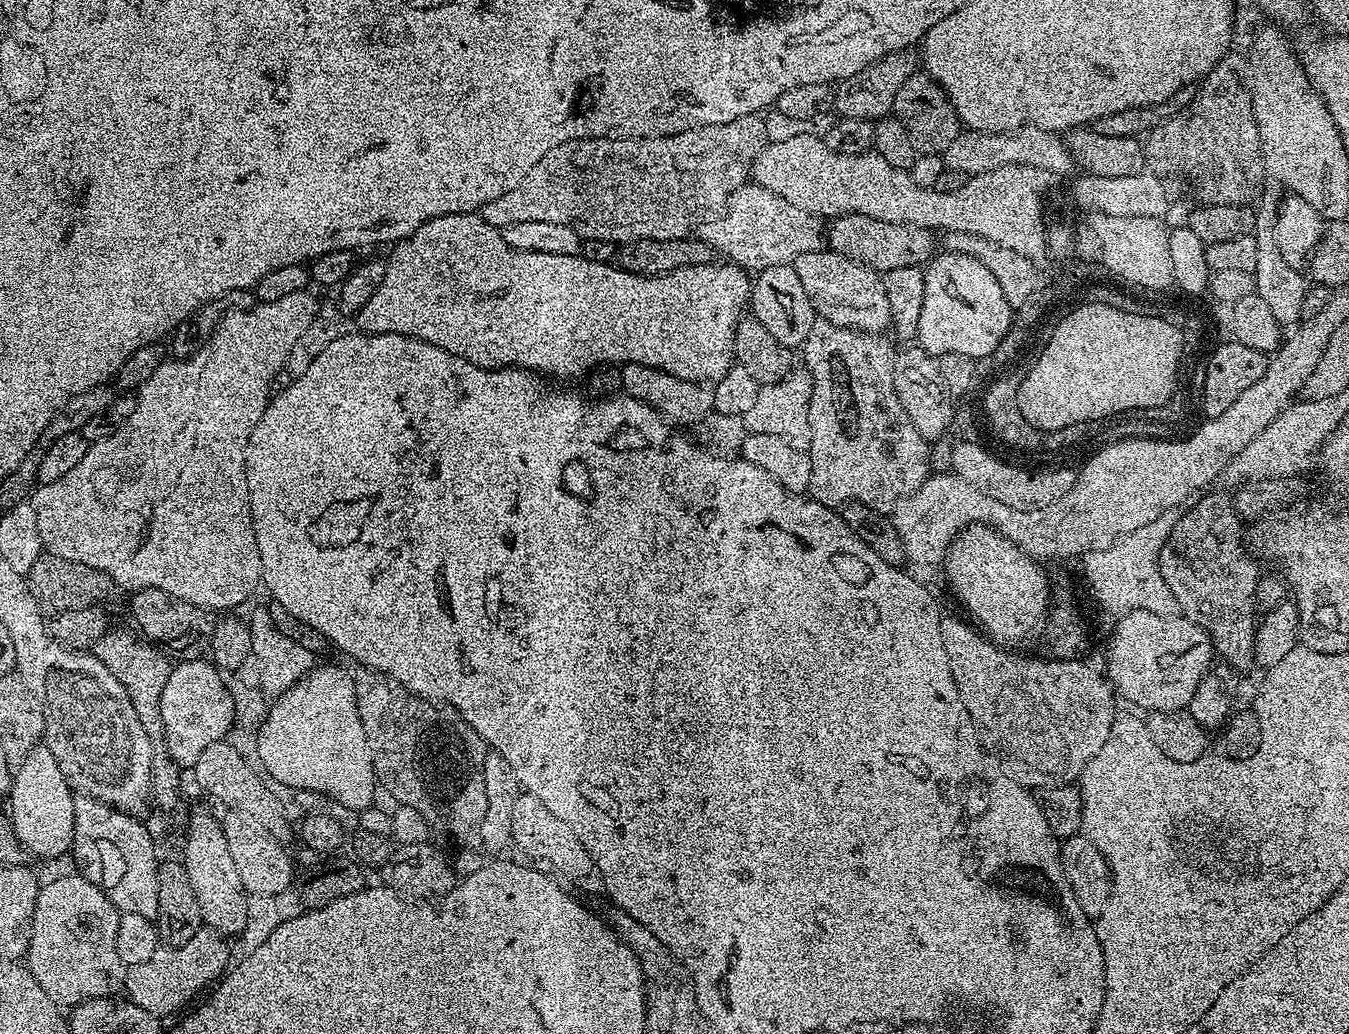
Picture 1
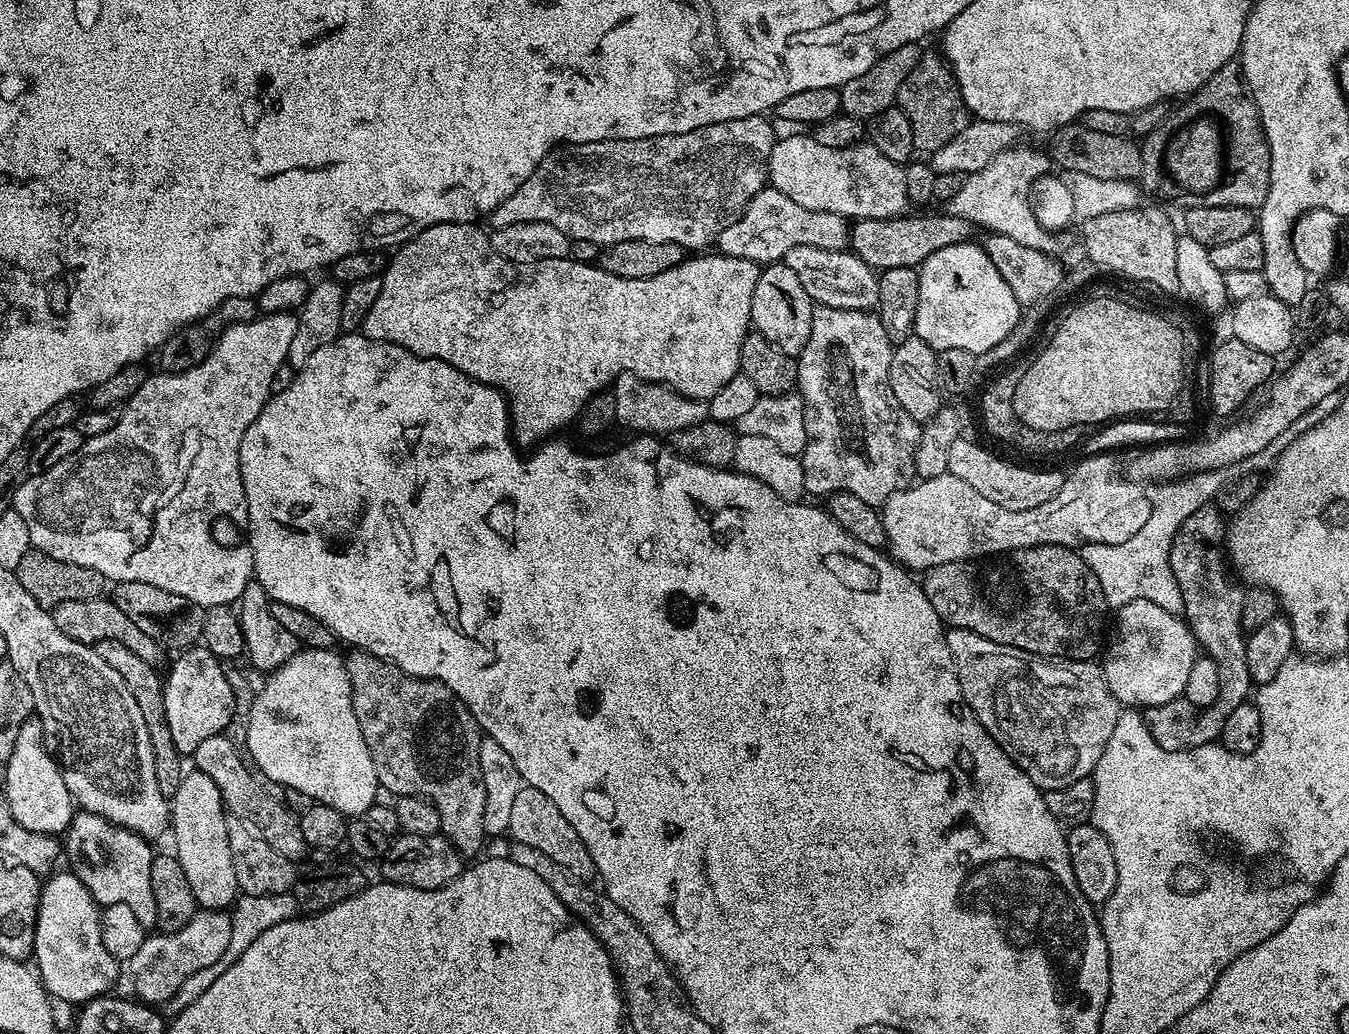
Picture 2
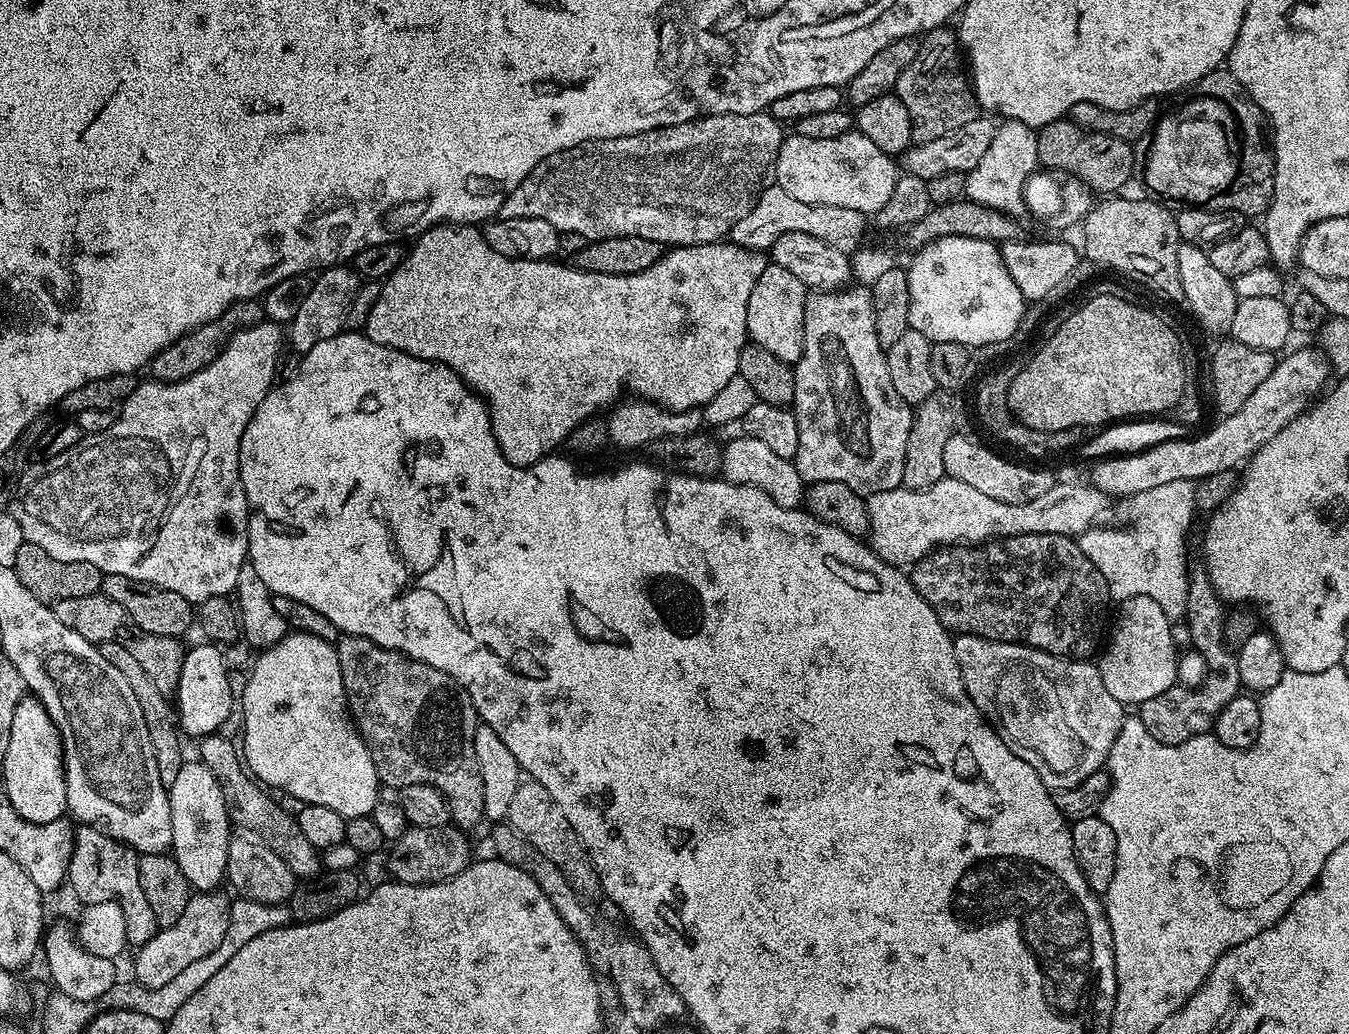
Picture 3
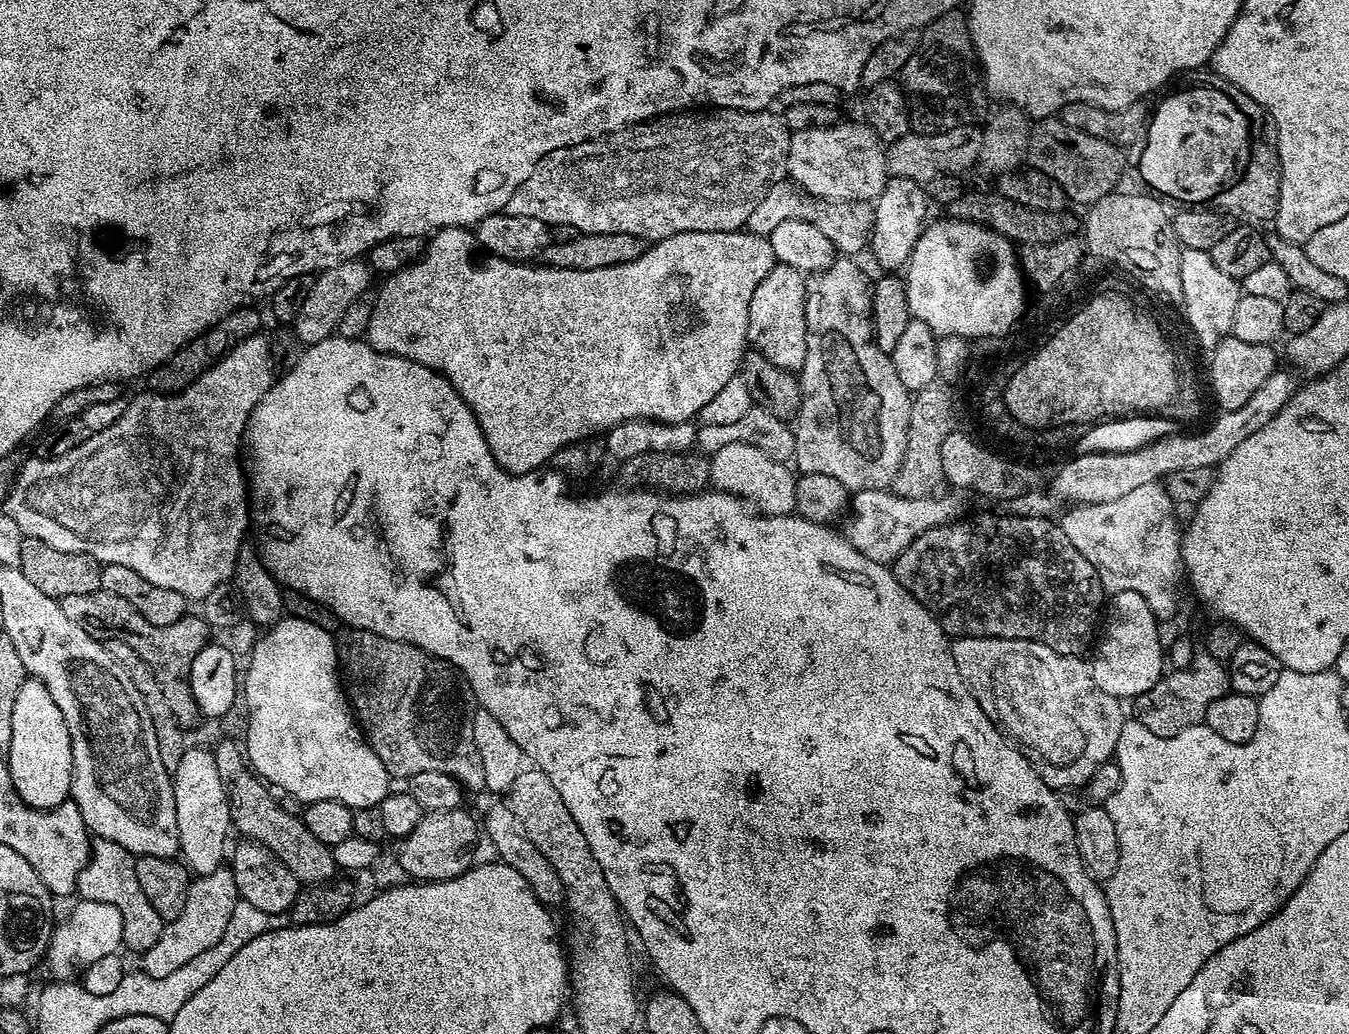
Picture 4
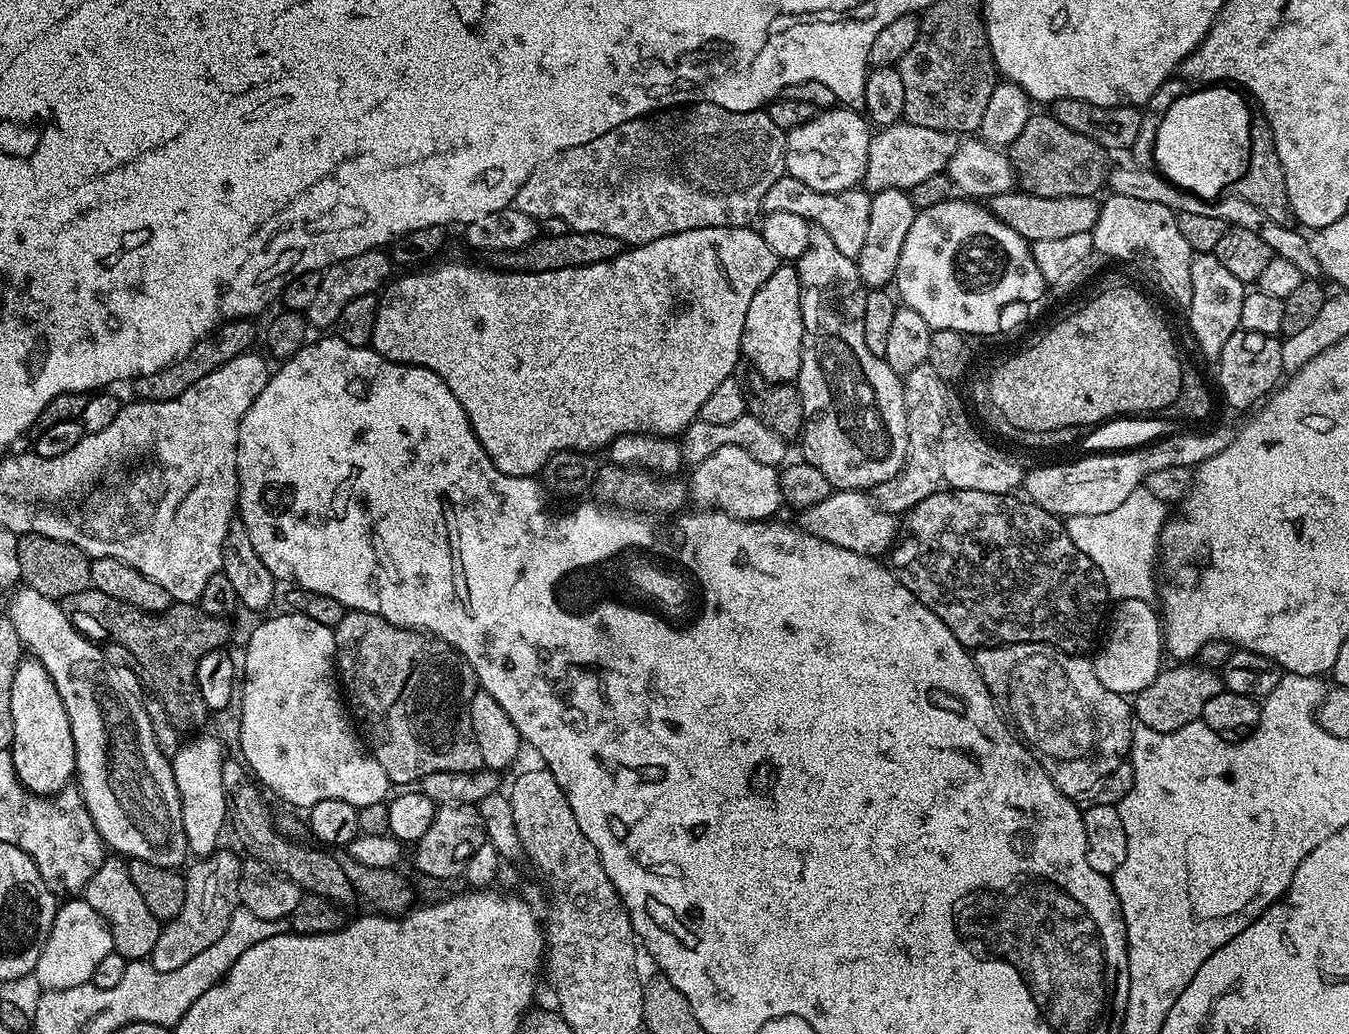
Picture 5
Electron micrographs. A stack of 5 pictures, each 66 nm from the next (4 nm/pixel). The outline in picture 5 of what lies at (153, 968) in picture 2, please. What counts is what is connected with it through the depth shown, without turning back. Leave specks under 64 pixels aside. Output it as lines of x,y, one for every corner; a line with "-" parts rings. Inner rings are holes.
217,850
197,859
195,863
184,876
186,902
182,902
182,910
178,910
176,917
161,927
158,942
154,942
150,962
154,970
159,972
178,970
178,966
190,962
194,954
202,954
206,946
218,942
218,938
222,938
222,930
226,930
230,922
230,914
234,914
238,906
241,857
236,857
232,852

